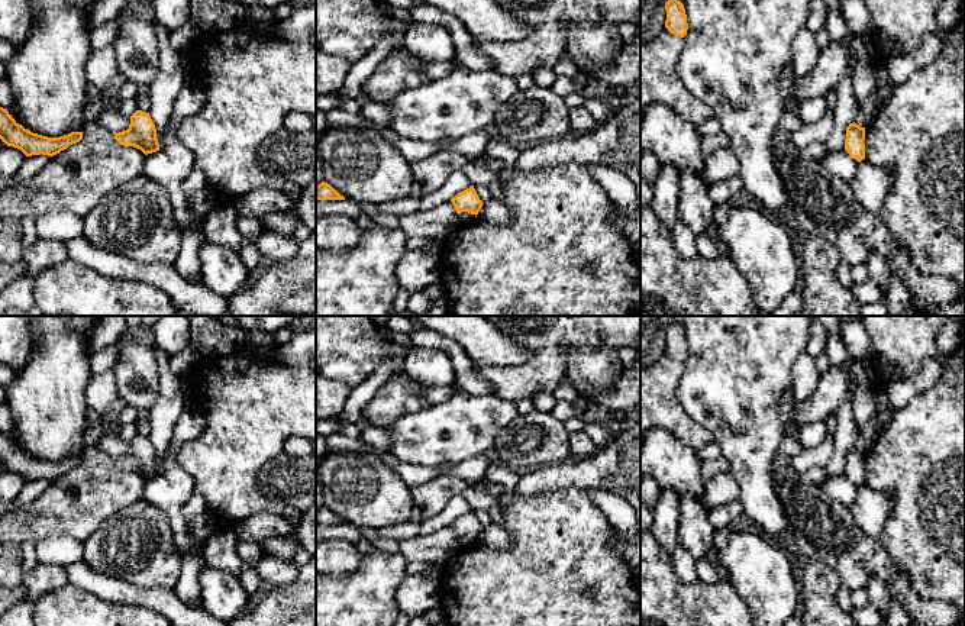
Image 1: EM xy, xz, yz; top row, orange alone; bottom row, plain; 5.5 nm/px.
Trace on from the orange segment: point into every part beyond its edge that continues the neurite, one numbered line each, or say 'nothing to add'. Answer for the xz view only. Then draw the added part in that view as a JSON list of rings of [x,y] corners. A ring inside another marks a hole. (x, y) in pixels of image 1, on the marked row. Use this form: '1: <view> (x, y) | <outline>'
nothing to add

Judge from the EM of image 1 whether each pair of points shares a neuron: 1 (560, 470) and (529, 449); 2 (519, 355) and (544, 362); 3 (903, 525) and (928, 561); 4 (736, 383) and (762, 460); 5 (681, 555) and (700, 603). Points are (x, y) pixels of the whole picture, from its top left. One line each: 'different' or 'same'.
1: different
2: different
3: same
4: same
5: different

